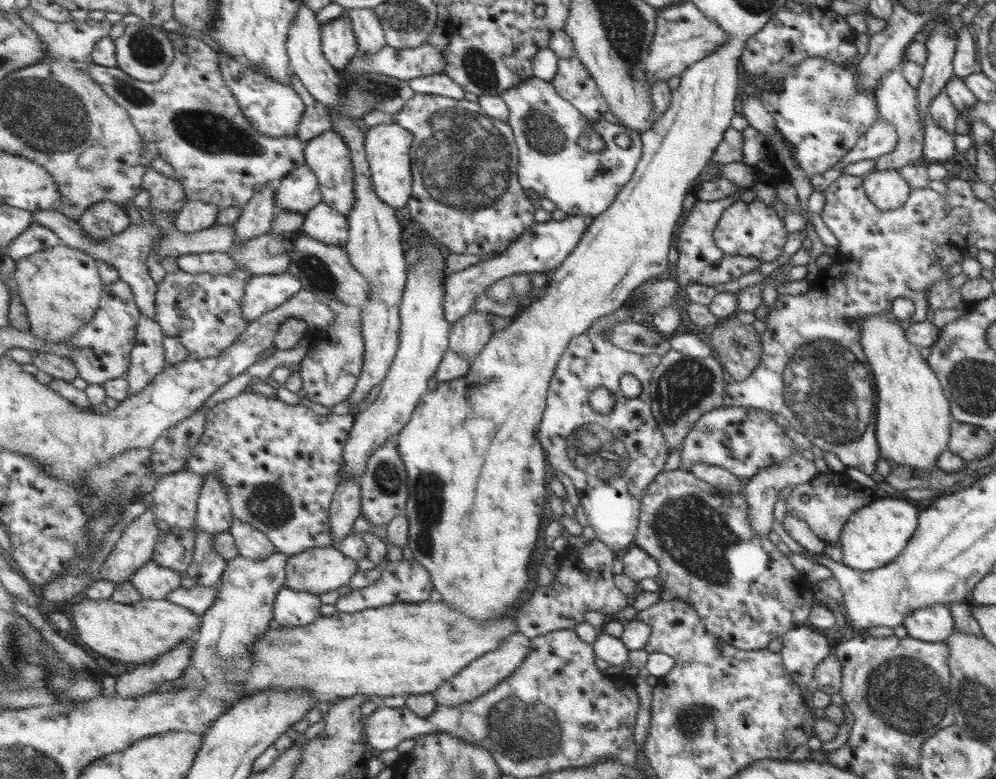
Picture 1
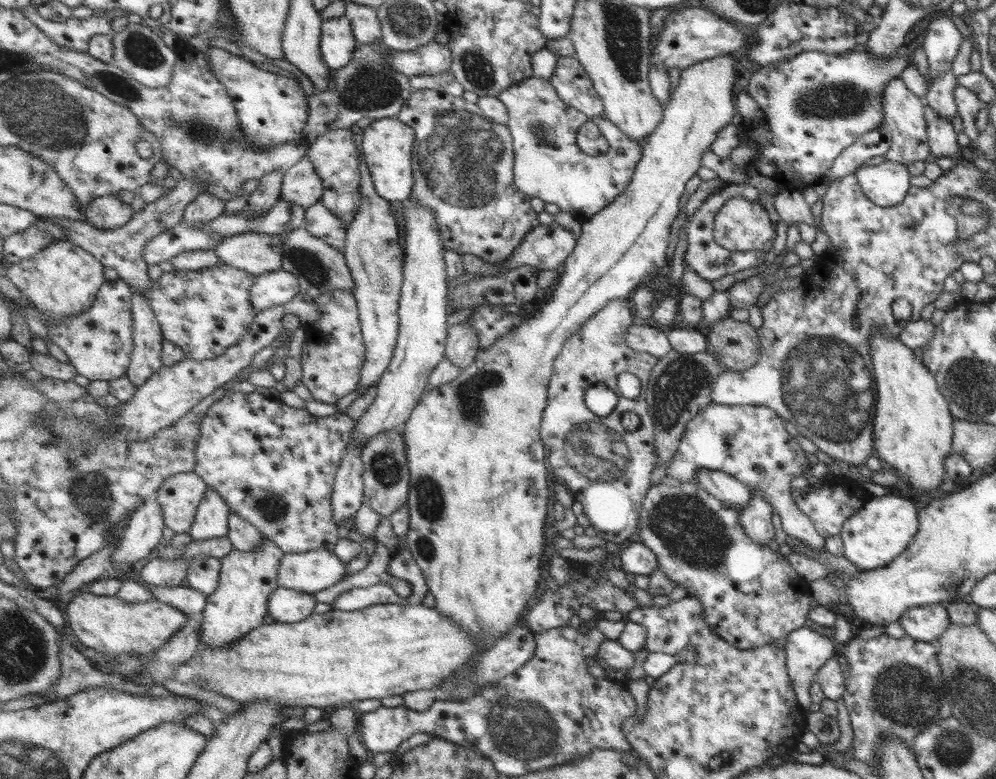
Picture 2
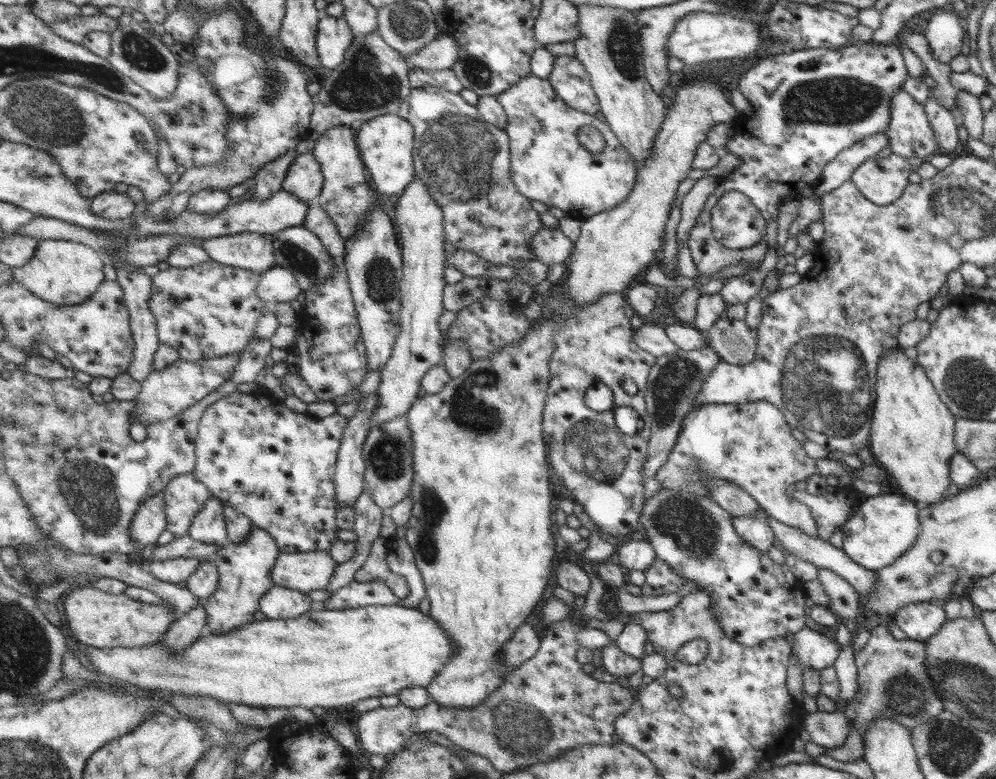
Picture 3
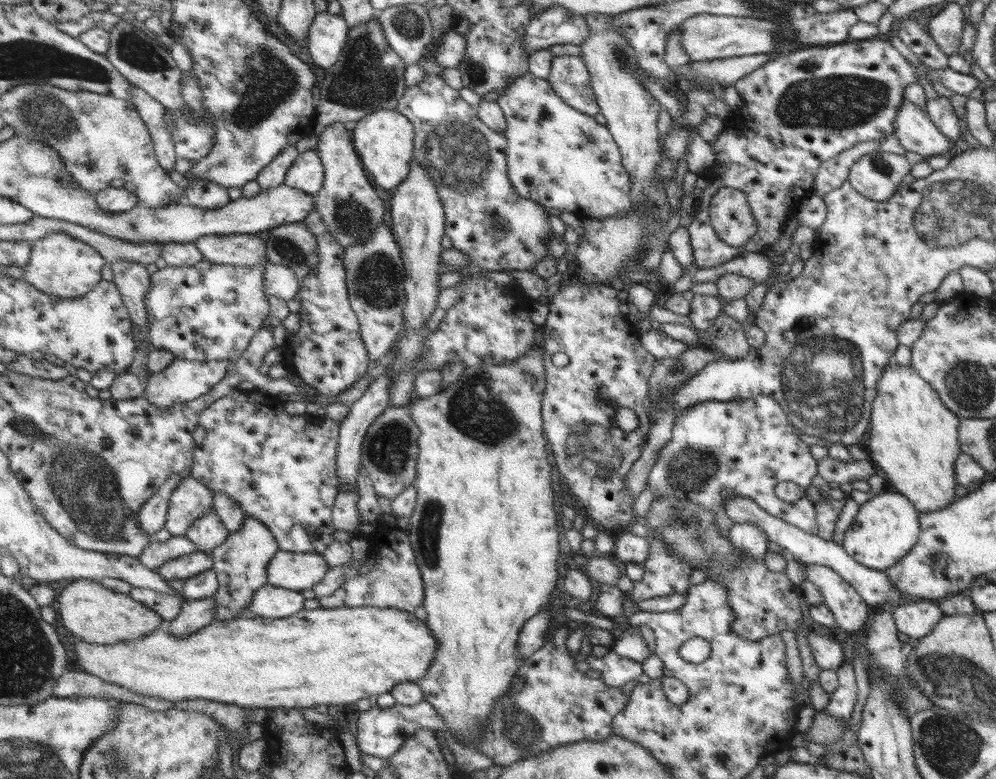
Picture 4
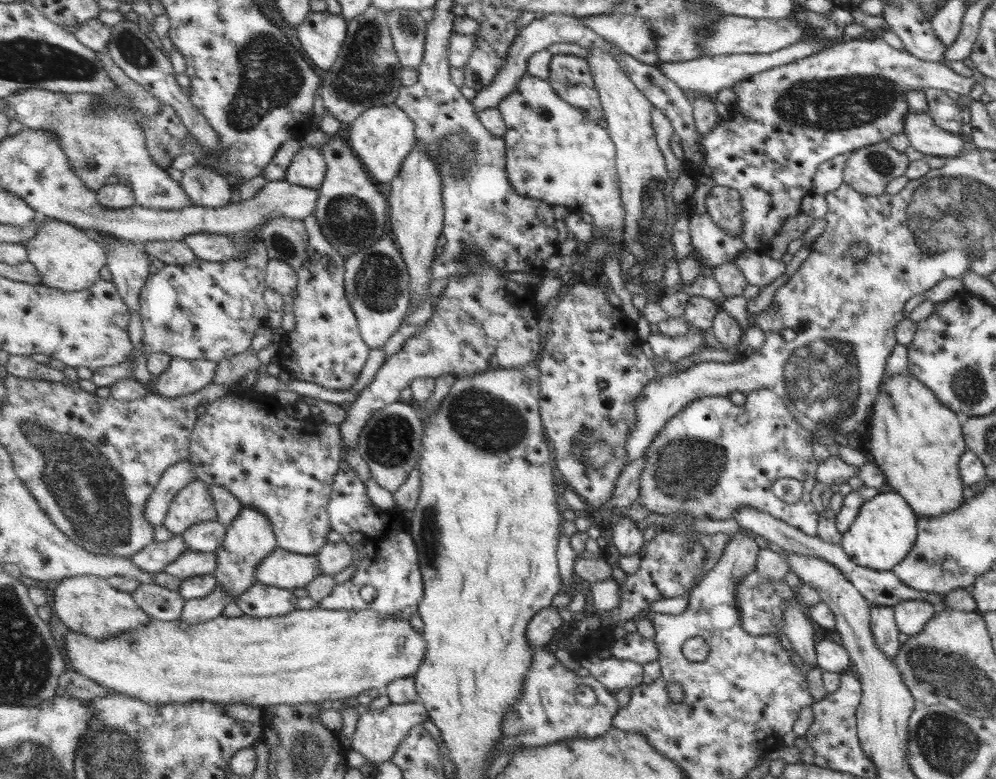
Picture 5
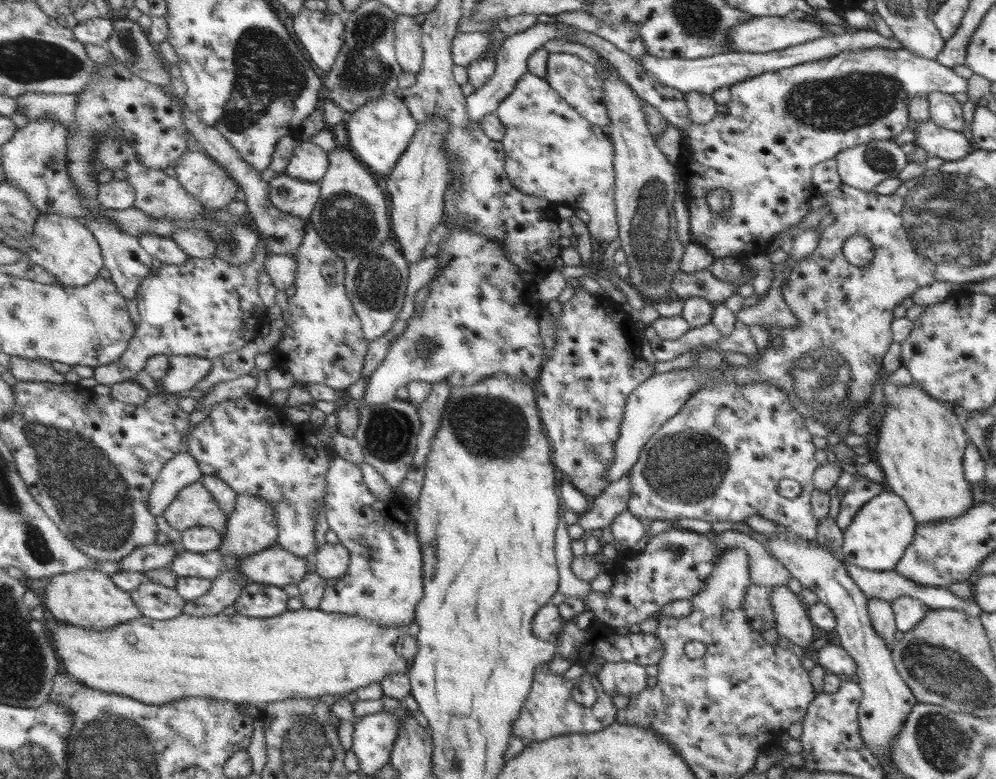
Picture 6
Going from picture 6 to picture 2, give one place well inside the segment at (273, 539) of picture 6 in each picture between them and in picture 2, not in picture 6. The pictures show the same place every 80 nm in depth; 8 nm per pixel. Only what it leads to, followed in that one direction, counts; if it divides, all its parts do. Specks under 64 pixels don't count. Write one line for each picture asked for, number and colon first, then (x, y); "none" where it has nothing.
2: (239, 605)
3: (246, 570)
4: (242, 564)
5: (251, 538)

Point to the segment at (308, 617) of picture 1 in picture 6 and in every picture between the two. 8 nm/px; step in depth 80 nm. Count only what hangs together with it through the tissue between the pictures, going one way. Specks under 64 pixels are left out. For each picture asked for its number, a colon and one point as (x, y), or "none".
2: (287, 605)
3: (280, 602)
4: (270, 602)
5: (263, 601)
6: (257, 600)

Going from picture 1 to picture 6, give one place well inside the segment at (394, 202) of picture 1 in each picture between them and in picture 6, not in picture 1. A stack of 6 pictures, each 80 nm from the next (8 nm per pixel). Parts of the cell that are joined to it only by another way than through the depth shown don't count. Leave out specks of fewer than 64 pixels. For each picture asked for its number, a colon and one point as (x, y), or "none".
2: (388, 144)
3: (387, 142)
4: (385, 140)
5: (383, 137)
6: (380, 132)

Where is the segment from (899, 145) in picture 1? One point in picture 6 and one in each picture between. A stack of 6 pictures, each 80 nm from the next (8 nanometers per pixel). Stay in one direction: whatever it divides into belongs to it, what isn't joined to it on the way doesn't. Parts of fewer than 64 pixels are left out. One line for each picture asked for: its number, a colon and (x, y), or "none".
2: (903, 115)
3: (909, 134)
4: (911, 126)
5: (924, 136)
6: (948, 145)

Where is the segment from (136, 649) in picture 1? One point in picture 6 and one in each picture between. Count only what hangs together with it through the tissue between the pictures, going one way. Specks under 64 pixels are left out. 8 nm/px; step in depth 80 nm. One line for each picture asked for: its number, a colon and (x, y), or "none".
2: (108, 624)
3: (100, 619)
4: (91, 612)
5: (90, 604)
6: (89, 598)

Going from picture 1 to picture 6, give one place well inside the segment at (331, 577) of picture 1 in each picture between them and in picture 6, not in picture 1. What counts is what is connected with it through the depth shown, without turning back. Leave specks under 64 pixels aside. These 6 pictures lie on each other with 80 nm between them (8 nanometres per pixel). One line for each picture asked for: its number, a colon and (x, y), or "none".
2: (309, 572)
3: (306, 571)
4: (297, 571)
5: (288, 570)
6: (275, 566)

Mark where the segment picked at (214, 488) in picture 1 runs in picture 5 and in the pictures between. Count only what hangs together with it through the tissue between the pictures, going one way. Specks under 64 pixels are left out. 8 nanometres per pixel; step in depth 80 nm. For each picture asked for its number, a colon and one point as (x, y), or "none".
2: (212, 521)
3: (210, 526)
4: (209, 532)
5: (209, 536)

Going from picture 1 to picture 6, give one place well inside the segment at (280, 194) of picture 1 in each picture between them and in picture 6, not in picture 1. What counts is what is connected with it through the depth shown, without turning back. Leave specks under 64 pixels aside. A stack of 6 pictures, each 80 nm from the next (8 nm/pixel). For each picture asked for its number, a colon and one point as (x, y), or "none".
2: (301, 185)
3: (305, 179)
4: (308, 173)
5: (309, 167)
6: (310, 162)

